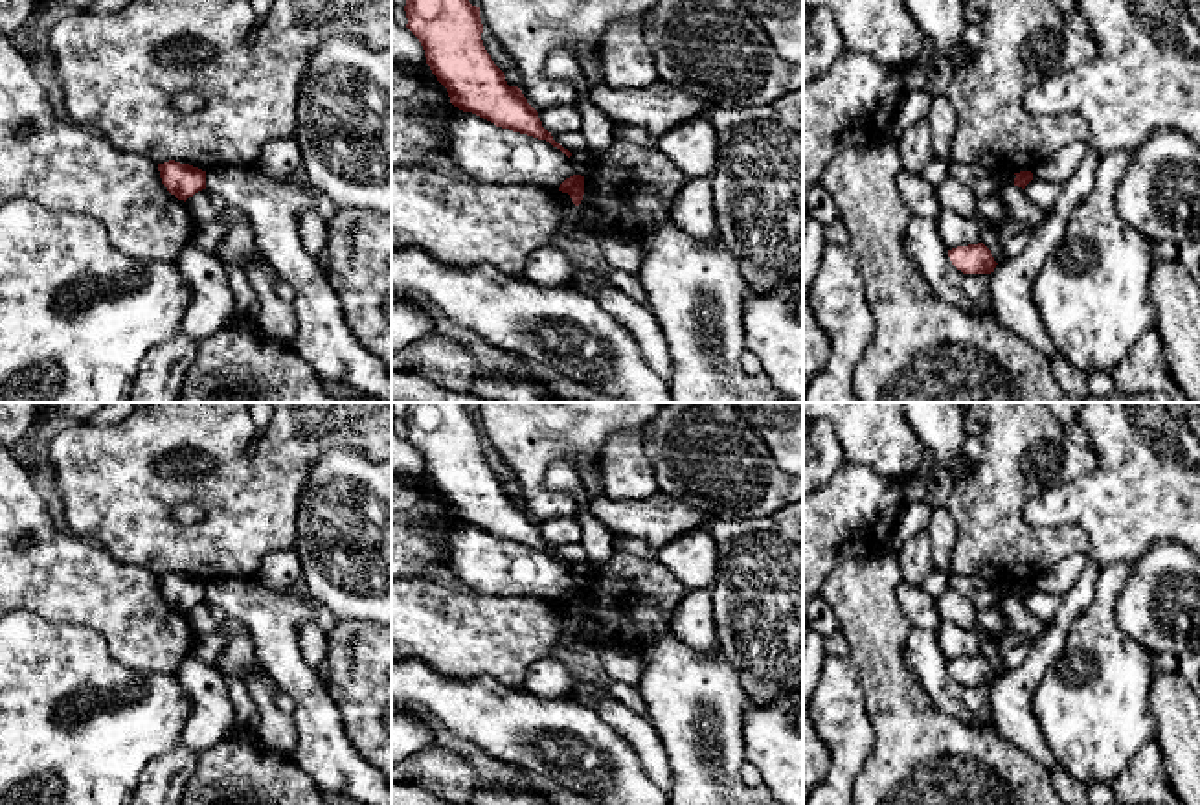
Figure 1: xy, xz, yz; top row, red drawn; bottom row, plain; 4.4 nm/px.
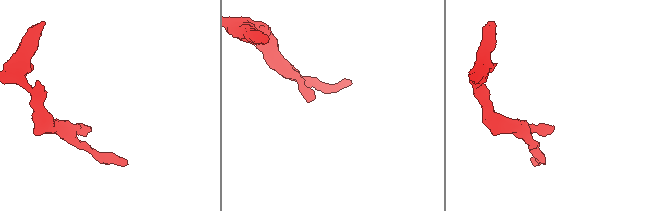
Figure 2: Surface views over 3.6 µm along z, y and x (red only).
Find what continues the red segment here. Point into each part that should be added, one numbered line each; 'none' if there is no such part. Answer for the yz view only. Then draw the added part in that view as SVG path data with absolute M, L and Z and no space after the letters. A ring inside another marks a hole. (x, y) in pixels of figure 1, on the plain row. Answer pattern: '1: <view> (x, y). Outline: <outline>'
none

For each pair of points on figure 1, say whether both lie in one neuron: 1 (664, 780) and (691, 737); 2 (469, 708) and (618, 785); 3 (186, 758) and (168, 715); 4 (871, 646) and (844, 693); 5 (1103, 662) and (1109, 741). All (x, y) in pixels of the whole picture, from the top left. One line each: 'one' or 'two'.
1: two
2: one
3: two
4: two
5: one

